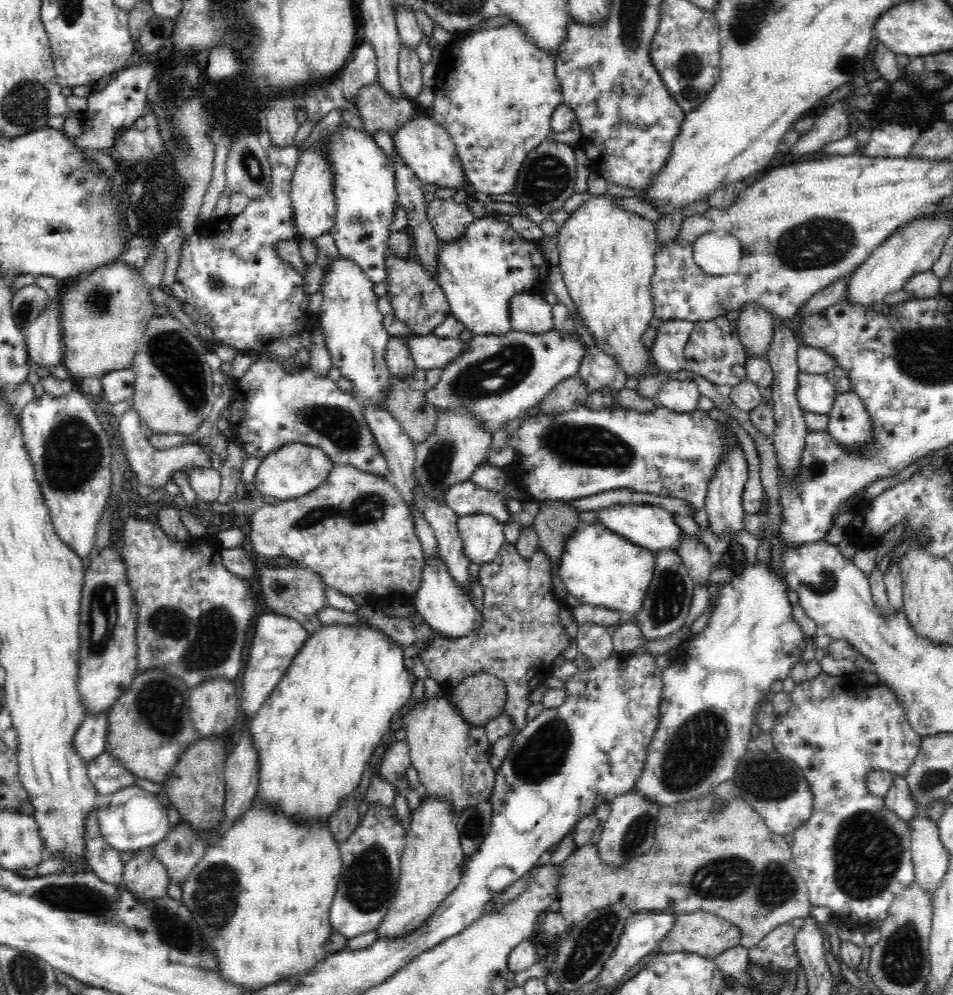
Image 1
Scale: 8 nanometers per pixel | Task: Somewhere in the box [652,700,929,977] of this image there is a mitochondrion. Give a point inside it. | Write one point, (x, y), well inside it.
(867, 855)

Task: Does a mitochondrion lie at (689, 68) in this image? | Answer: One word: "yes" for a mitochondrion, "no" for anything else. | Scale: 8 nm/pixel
yes

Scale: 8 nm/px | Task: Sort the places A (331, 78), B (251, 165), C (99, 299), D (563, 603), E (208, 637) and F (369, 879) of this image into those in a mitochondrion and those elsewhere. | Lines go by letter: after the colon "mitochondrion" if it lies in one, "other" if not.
A: other
B: mitochondrion
C: mitochondrion
D: other
E: mitochondrion
F: mitochondrion

